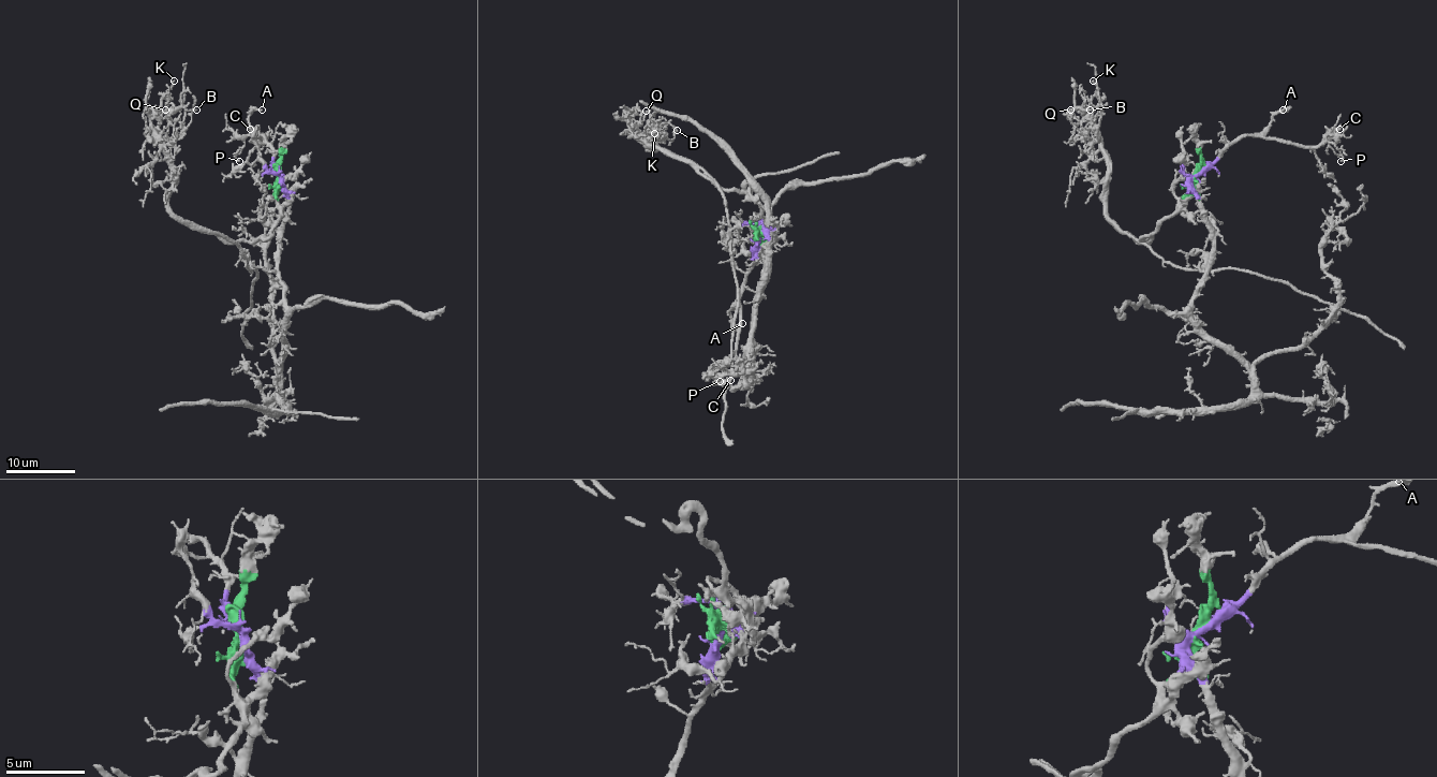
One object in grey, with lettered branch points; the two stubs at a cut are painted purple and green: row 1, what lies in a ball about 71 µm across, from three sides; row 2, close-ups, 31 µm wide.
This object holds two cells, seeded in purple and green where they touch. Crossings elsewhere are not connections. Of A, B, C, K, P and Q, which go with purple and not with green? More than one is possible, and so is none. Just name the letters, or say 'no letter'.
A, C, P

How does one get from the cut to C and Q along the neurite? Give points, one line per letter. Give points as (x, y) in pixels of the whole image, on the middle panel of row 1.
C: (758, 236), (753, 266), (741, 287), (737, 368), (730, 380)
Q: (758, 236), (759, 205), (747, 193), (720, 189), (689, 163), (638, 137), (651, 117), (646, 112)

